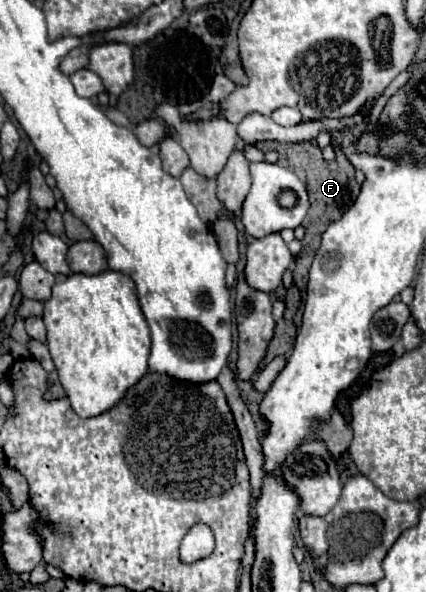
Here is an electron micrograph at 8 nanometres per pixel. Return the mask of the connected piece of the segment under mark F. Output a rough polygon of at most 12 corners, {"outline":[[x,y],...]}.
{"outline":[[262,142],[300,172],[310,196],[294,284],[306,274],[326,226],[356,200],[354,166],[340,148],[326,162],[310,142]]}

